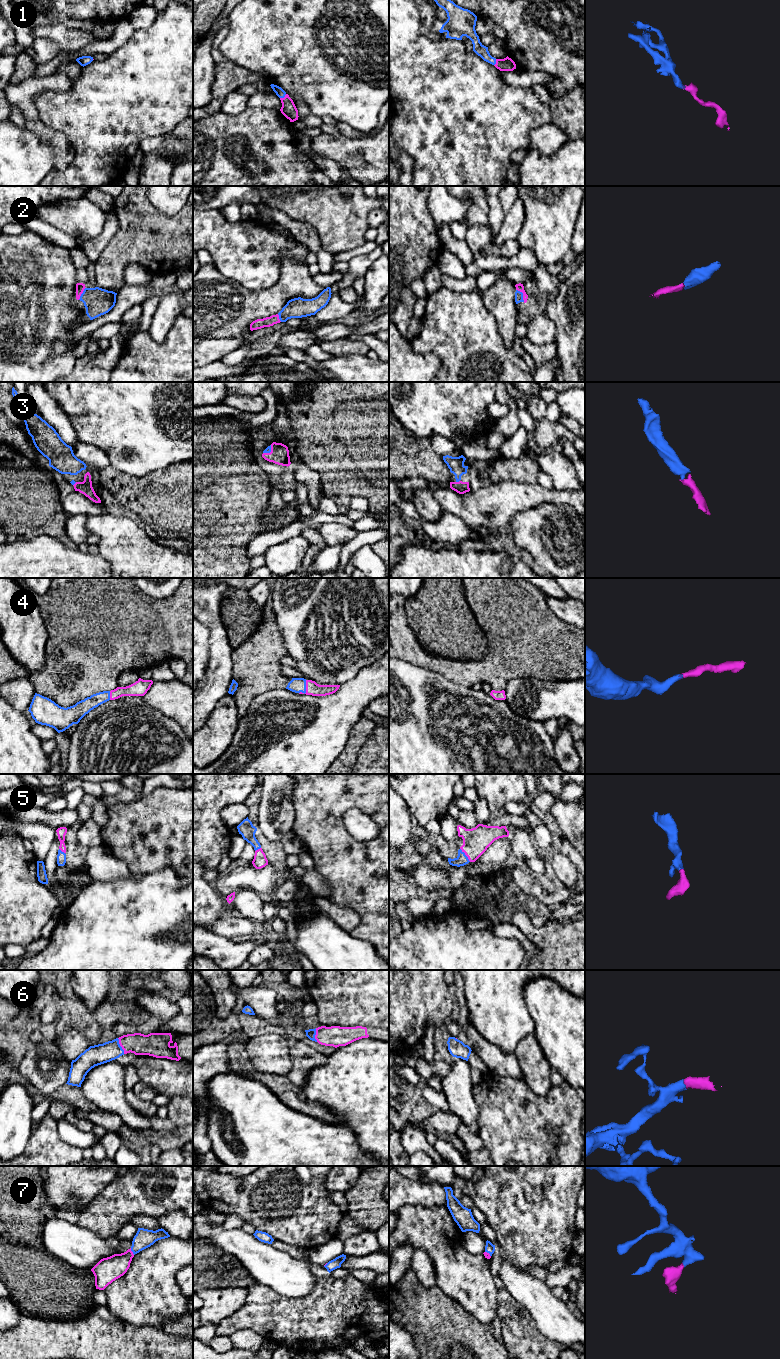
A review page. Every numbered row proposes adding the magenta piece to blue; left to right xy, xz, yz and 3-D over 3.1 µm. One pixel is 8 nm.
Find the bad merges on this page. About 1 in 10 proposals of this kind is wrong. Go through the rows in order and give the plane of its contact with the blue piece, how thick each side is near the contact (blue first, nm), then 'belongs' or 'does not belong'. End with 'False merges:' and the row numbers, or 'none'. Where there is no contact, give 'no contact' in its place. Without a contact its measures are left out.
1: contact in xz; calibres 70 and 120 nm; belongs
2: contact in yz; calibres 60 and 60 nm; belongs
3: contact in yz; calibres 130 and 100 nm; belongs
4: contact in xz; calibres 120 and 110 nm; belongs
5: contact in yz; calibres 90 and 200 nm; belongs
6: contact in xy; calibres 160 and 170 nm; belongs
7: contact in xy; calibres 160 and 200 nm; belongs
False merges: none

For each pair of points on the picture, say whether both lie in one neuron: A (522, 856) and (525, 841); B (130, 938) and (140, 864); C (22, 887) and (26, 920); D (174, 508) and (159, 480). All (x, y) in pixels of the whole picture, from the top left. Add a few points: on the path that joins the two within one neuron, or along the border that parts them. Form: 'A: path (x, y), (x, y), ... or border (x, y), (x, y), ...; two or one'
A: path (522, 852), (522, 845); one
B: border (167, 865), (145, 874); two
C: path (22, 895), (22, 912); one
D: path (170, 501), (160, 491), (159, 487); one

